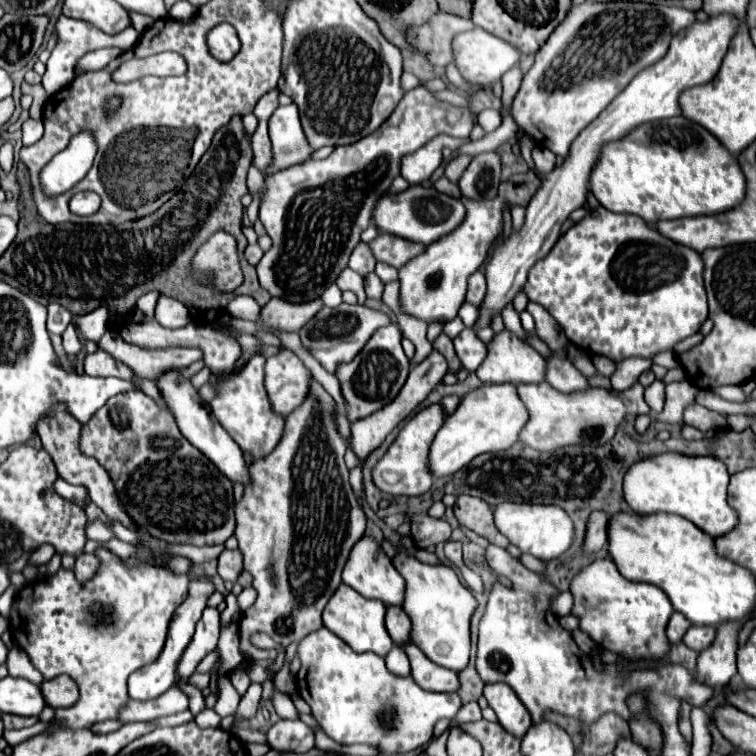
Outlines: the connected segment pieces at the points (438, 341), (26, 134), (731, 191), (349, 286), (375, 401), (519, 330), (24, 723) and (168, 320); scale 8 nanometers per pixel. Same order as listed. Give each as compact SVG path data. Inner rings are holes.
M439 334L439 336L435 338L435 342L433 342L433 348L435 348L439 354L445 356L451 374L457 374L457 372L463 368L463 366L459 364L459 358L457 358L455 350L453 350L453 342L451 342L451 338L449 338L447 334Z
M39 120L23 122L23 146L35 144L41 136L43 136L43 122L39 122Z
M675 116L671 120L657 120L651 124L639 124L631 136L607 144L599 154L599 164L591 170L591 192L611 212L637 214L645 222L655 224L657 220L675 220L685 216L719 214L737 206L745 196L745 176L737 164L737 158L703 126Z
M345 268L341 274L339 274L339 280L337 280L337 286L342 291L353 291L359 298L359 304L365 304L365 290L363 290L363 276L359 276L357 272L351 272L349 268Z
M389 324L385 328L379 328L371 340L365 344L365 348L355 356L353 362L341 364L337 370L337 378L341 382L341 392L345 398L345 414L351 422L361 420L377 412L379 408L387 406L399 390L403 388L409 372L409 360L401 348L401 328L395 324Z
M507 304L507 308L503 308L501 316L503 316L503 322L505 322L505 328L507 328L507 330L511 330L513 334L517 334L517 336L519 336L519 338L523 340L523 334L525 334L525 330L523 330L523 326L521 326L521 320L519 320L519 314L515 312L513 304Z
M3 714L3 724L5 728L27 728L39 722L39 716L11 716L11 714Z
M161 294L155 306L155 320L165 328L181 328L189 322L189 312L179 300Z

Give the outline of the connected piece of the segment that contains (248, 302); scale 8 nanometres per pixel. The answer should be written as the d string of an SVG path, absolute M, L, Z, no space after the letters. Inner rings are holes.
M237 296L235 300L229 302L227 310L229 310L233 316L245 318L245 320L251 320L251 322L259 320L259 312L261 312L259 304L257 304L253 298L249 298L249 296Z

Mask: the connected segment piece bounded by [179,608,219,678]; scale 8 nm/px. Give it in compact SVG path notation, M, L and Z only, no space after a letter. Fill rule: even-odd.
M205 608L201 620L197 622L195 636L189 642L189 648L185 648L183 656L179 658L179 678L189 678L197 664L217 648L219 640L219 610L217 608Z

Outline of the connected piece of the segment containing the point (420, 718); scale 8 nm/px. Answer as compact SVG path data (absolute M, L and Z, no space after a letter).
M321 628L305 636L297 648L297 656L301 660L301 670L297 672L299 694L311 706L313 716L321 724L325 734L333 738L337 744L345 744L345 746L371 744L371 746L381 748L385 754L411 752L425 746L431 740L433 726L439 718L453 720L461 708L459 696L455 692L449 692L449 694L427 692L419 688L411 680L411 676L399 678L391 674L381 656L375 656L373 652L363 652L363 654L353 652L349 644L345 644L339 636L335 636L327 628Z

